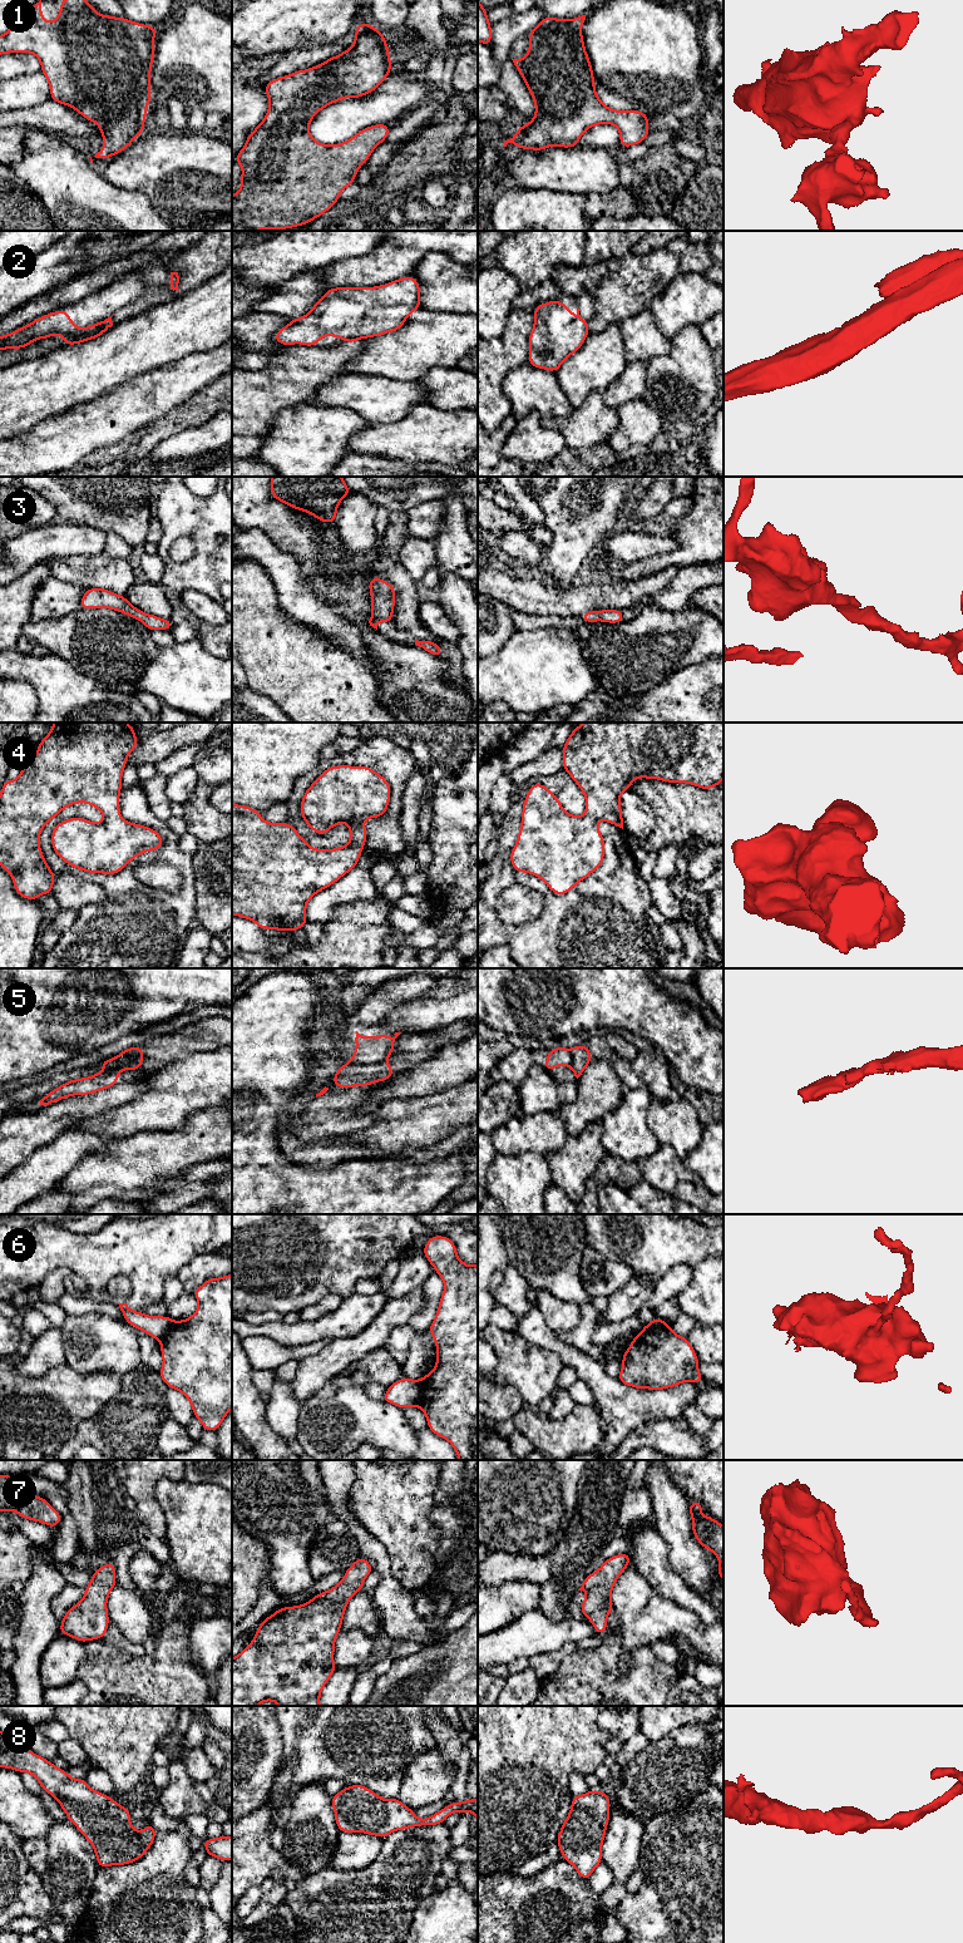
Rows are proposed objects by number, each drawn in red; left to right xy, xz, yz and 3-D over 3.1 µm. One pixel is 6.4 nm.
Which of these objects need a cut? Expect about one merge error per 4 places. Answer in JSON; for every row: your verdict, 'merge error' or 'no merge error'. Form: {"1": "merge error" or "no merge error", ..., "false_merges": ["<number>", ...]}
{"1": "no merge error", "2": "merge error", "3": "no merge error", "4": "no merge error", "5": "merge error", "6": "merge error", "7": "no merge error", "8": "no merge error", "false_merges": ["2", "5", "6"]}

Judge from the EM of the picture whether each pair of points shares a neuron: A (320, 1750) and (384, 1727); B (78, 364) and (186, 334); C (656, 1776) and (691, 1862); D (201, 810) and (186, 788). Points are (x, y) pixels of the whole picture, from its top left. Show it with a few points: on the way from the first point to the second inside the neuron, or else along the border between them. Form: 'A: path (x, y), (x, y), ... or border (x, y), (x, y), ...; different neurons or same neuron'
A: path (336, 1734), (342, 1727), (368, 1727); same neuron
B: path (104, 364), (126, 350), (159, 335); same neuron
C: border (696, 1795), (672, 1809), (652, 1815), (645, 1823); different neurons
D: border (199, 780), (194, 790), (182, 803); different neurons

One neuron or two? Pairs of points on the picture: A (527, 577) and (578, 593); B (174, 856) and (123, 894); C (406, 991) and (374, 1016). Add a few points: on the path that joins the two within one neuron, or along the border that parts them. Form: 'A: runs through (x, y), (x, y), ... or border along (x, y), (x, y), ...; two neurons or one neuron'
A: runs through (539, 590), (546, 596), (566, 596); one neuron
B: runs through (187, 881), (187, 891), (176, 902), (148, 902); one neuron
C: runs through (399, 991), (381, 1009); one neuron

